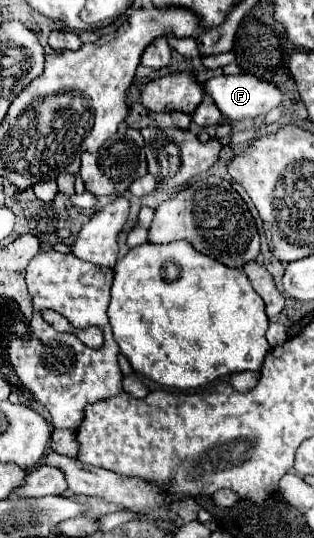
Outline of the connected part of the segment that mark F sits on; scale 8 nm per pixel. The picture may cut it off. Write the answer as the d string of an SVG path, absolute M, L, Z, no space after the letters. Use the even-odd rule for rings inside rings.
M220 75L220 77L212 77L212 79L202 83L202 89L204 89L204 93L208 97L212 97L212 101L216 103L220 113L230 123L236 123L236 121L242 121L242 119L264 117L268 111L278 107L280 101L282 101L282 93L274 85L270 85L266 81L260 81L260 79L252 77L252 75Z

